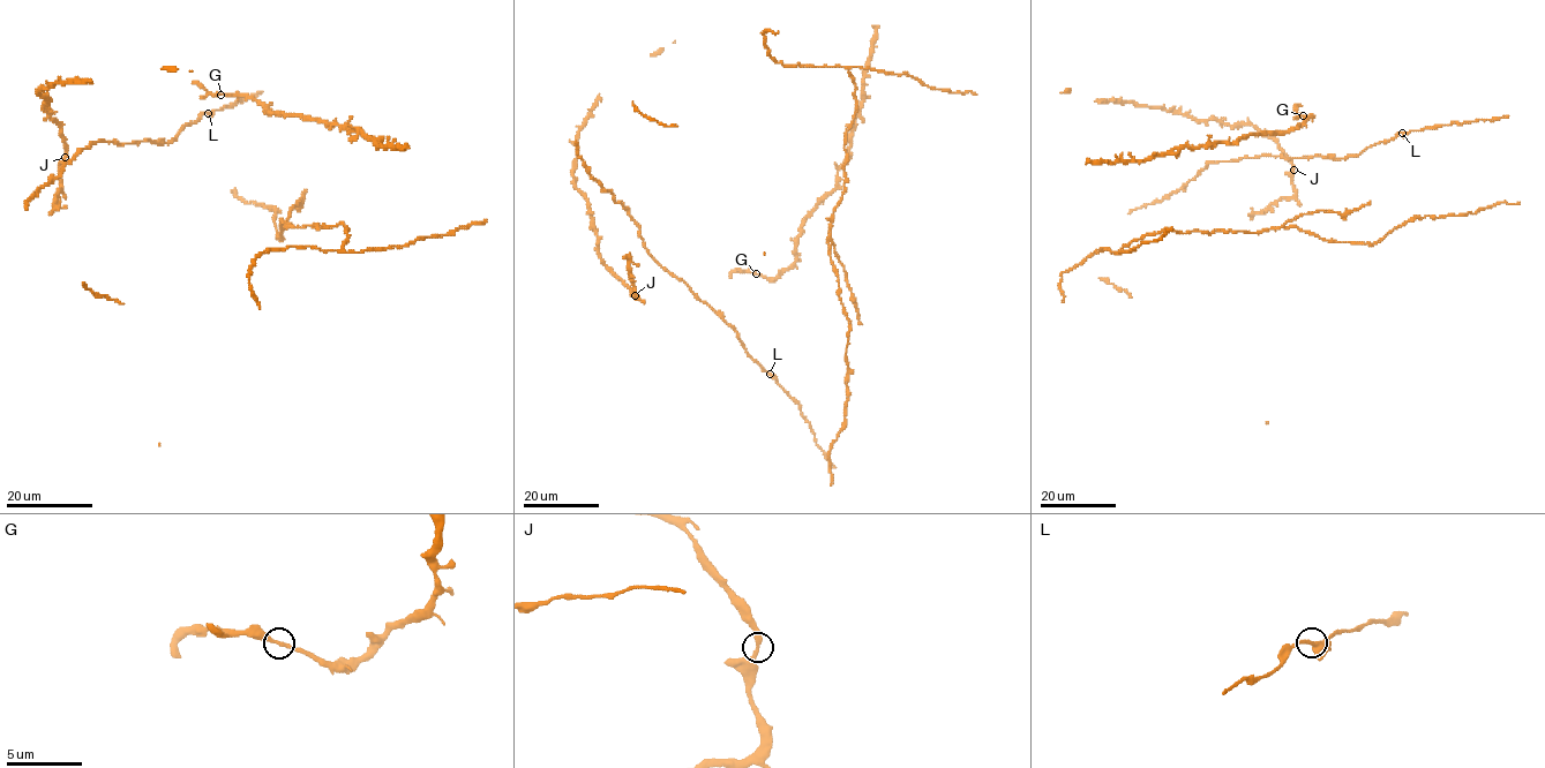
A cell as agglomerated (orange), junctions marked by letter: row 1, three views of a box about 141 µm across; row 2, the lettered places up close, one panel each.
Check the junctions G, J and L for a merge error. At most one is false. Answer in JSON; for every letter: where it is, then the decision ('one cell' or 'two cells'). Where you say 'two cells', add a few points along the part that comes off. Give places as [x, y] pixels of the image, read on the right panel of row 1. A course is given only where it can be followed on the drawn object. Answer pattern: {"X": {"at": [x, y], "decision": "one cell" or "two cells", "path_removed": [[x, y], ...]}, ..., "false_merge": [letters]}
{"G": {"at": [1303, 115], "decision": "one cell"}, "J": {"at": [1294, 170], "decision": "one cell"}, "L": {"at": [1402, 133], "decision": "one cell"}, "false_merge": []}

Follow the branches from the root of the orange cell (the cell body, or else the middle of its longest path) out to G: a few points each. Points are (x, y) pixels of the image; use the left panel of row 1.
G: (239, 95), (220, 95)

